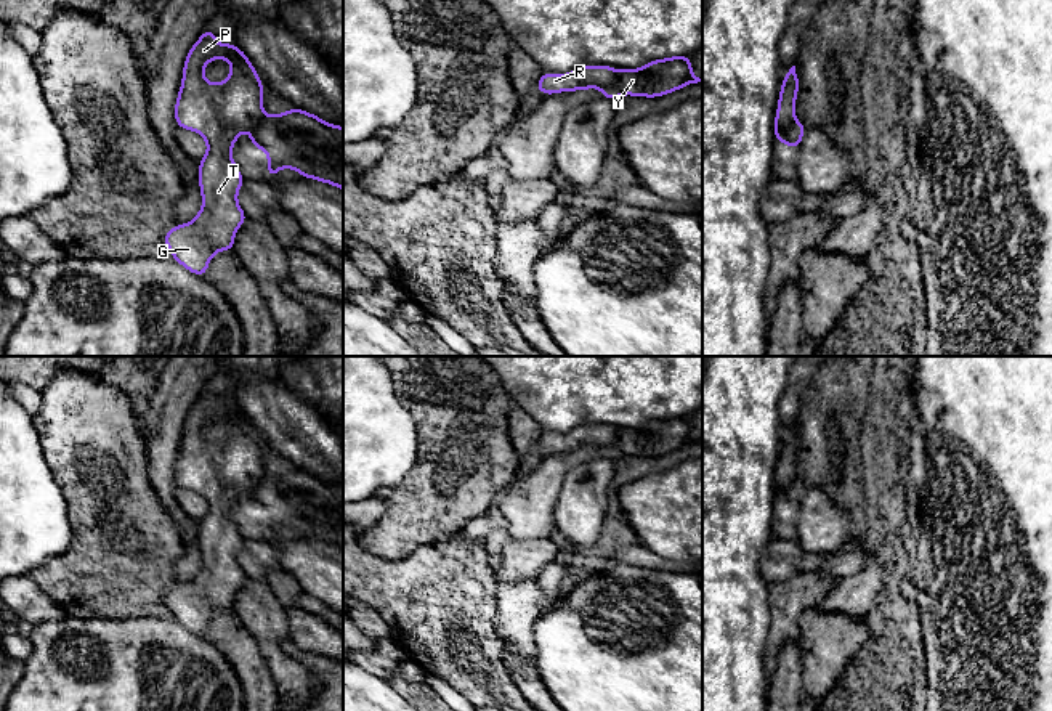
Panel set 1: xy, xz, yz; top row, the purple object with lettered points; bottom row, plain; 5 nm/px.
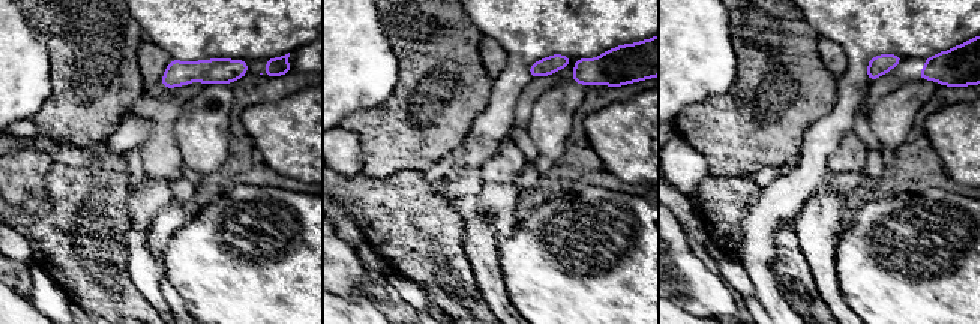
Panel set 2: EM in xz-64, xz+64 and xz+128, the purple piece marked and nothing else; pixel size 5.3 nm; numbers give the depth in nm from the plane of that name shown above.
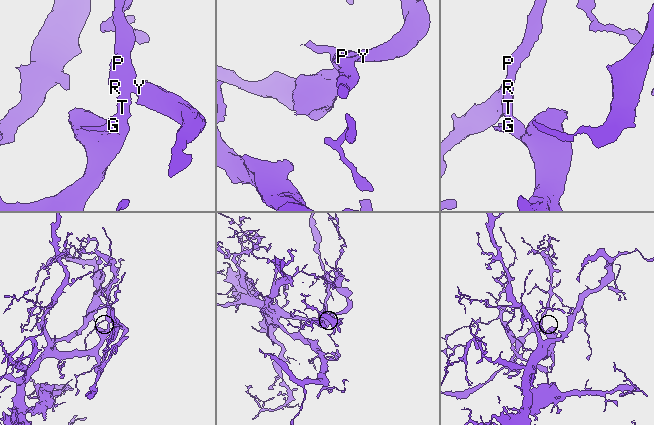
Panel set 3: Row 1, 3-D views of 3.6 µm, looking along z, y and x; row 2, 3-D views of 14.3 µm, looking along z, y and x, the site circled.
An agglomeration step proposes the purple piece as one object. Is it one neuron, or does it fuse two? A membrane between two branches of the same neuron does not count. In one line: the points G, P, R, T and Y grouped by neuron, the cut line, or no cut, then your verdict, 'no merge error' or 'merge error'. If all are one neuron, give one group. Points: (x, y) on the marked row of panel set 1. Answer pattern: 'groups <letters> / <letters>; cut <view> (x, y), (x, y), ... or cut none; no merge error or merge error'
groups G P R T / Y; cut xz (619, 71), (619, 76), (602, 89); merge error

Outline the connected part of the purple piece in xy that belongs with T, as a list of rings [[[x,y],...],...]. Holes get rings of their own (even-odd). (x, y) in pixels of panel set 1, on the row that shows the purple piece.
[[[204,30],[184,59],[181,87],[175,103],[178,127],[202,135],[207,143],[207,152],[199,160],[202,207],[192,221],[170,228],[164,238],[173,260],[197,276],[205,274],[216,252],[234,249],[236,231],[247,218],[237,202],[244,178],[231,151],[239,135],[258,125],[263,116],[263,83],[250,59],[237,45],[218,43],[213,30]],[[212,59],[229,61],[231,69],[226,80],[213,83],[204,77],[204,67]]]

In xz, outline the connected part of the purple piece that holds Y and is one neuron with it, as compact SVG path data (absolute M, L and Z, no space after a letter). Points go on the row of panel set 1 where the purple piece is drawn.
M690 56L654 59L638 69L621 69L617 80L601 88L603 98L624 95L656 98L680 90L690 83L702 82L693 74Z

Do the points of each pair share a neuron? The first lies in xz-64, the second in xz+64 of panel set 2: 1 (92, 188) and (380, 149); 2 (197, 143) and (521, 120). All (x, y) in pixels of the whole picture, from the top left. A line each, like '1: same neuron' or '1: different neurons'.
1: different neurons
2: different neurons

